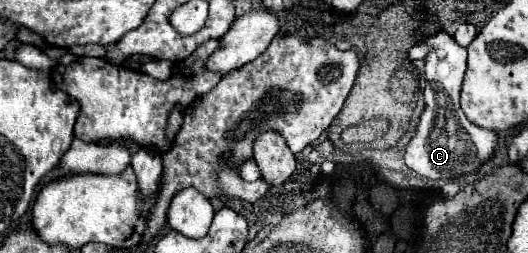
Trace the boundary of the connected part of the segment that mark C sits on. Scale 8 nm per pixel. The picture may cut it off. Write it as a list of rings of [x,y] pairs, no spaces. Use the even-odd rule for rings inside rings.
[[[438,32],[424,40],[432,52],[426,56],[426,108],[420,116],[416,134],[406,146],[406,166],[428,180],[458,180],[460,176],[474,174],[484,162],[488,162],[496,148],[498,136],[494,130],[472,124],[460,108],[460,88],[466,70],[466,50],[454,42],[446,32]]]

